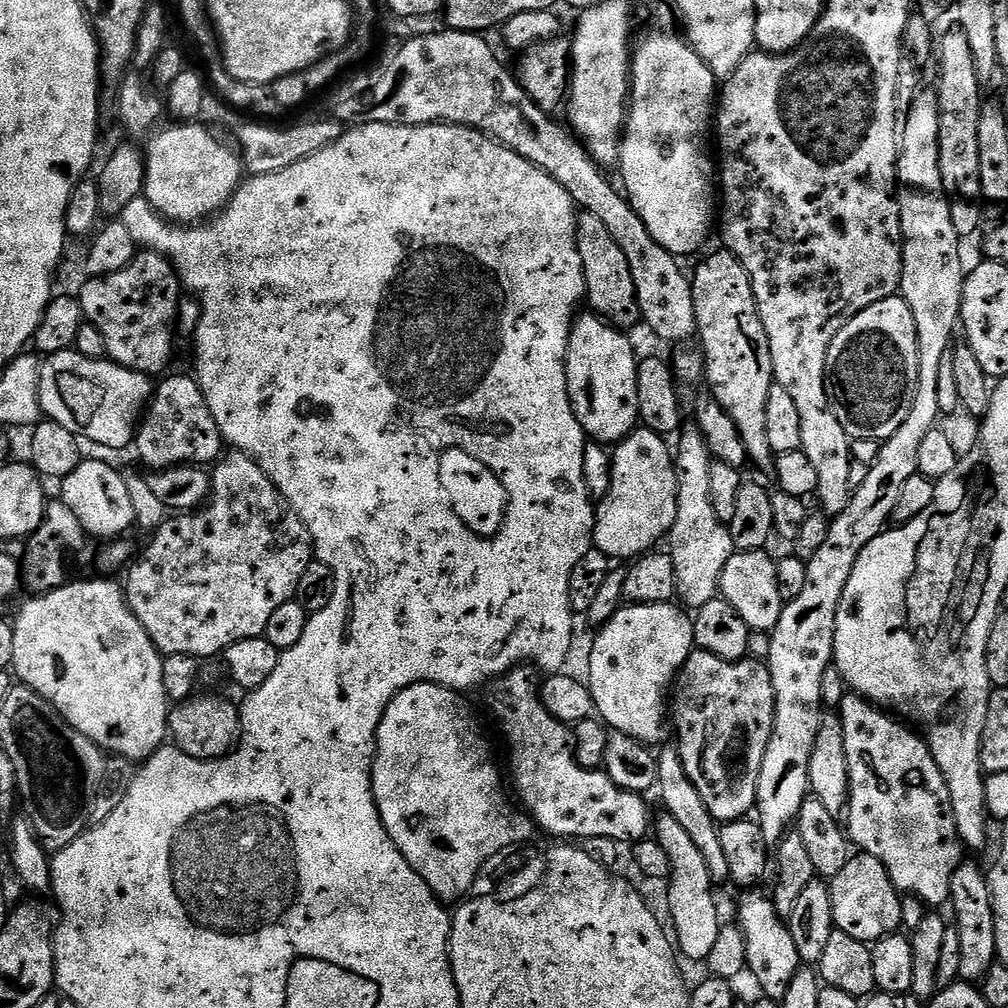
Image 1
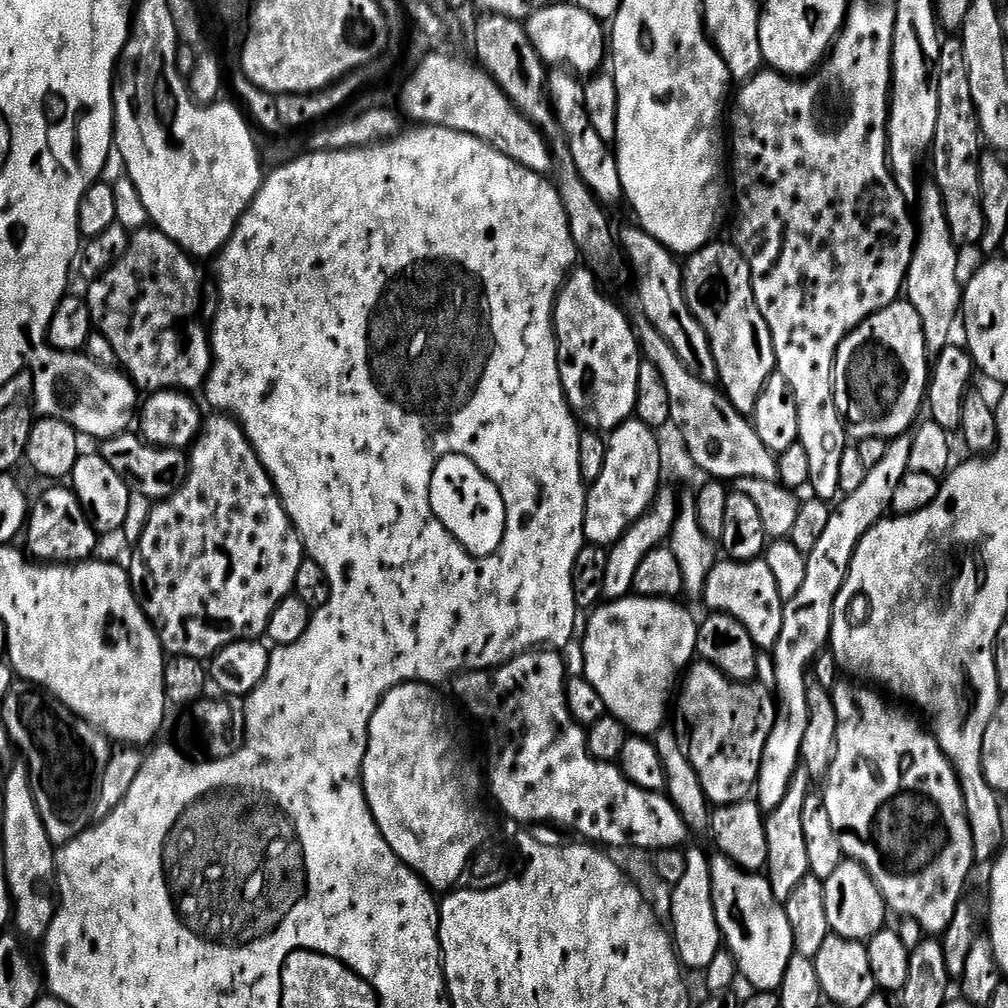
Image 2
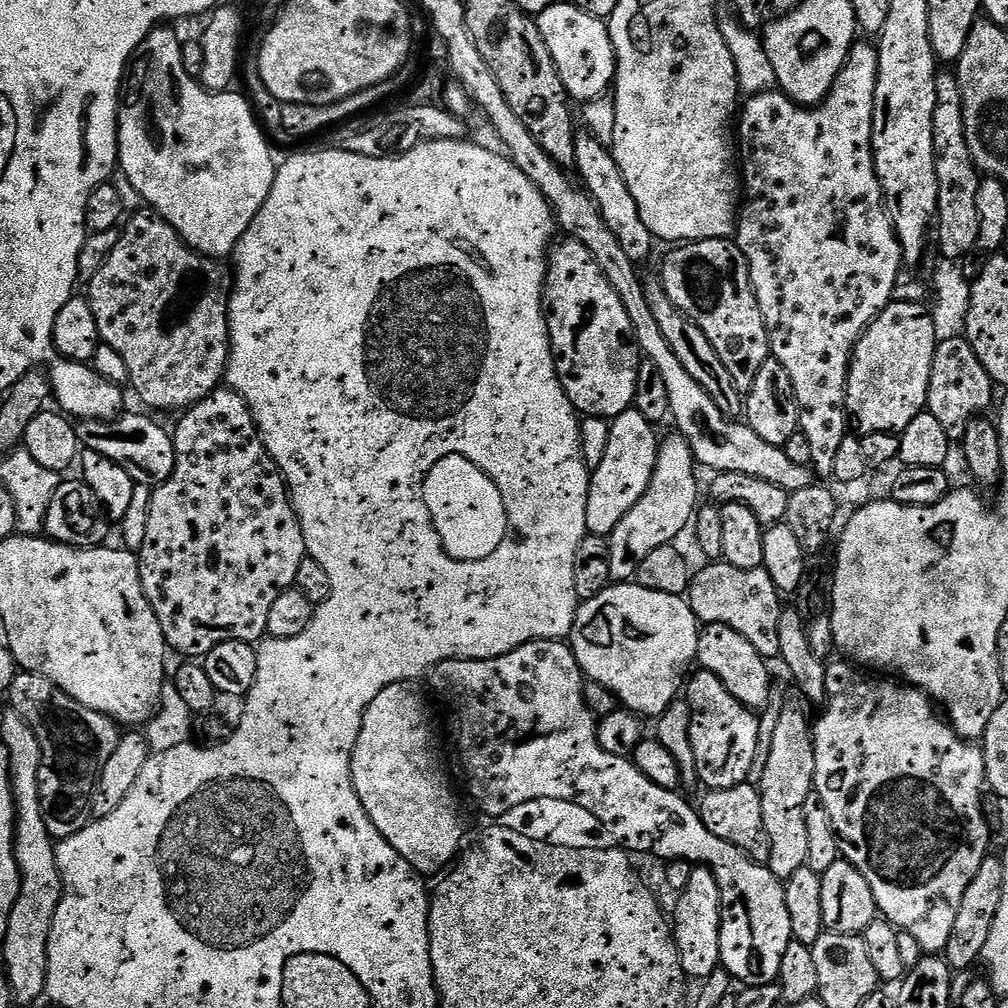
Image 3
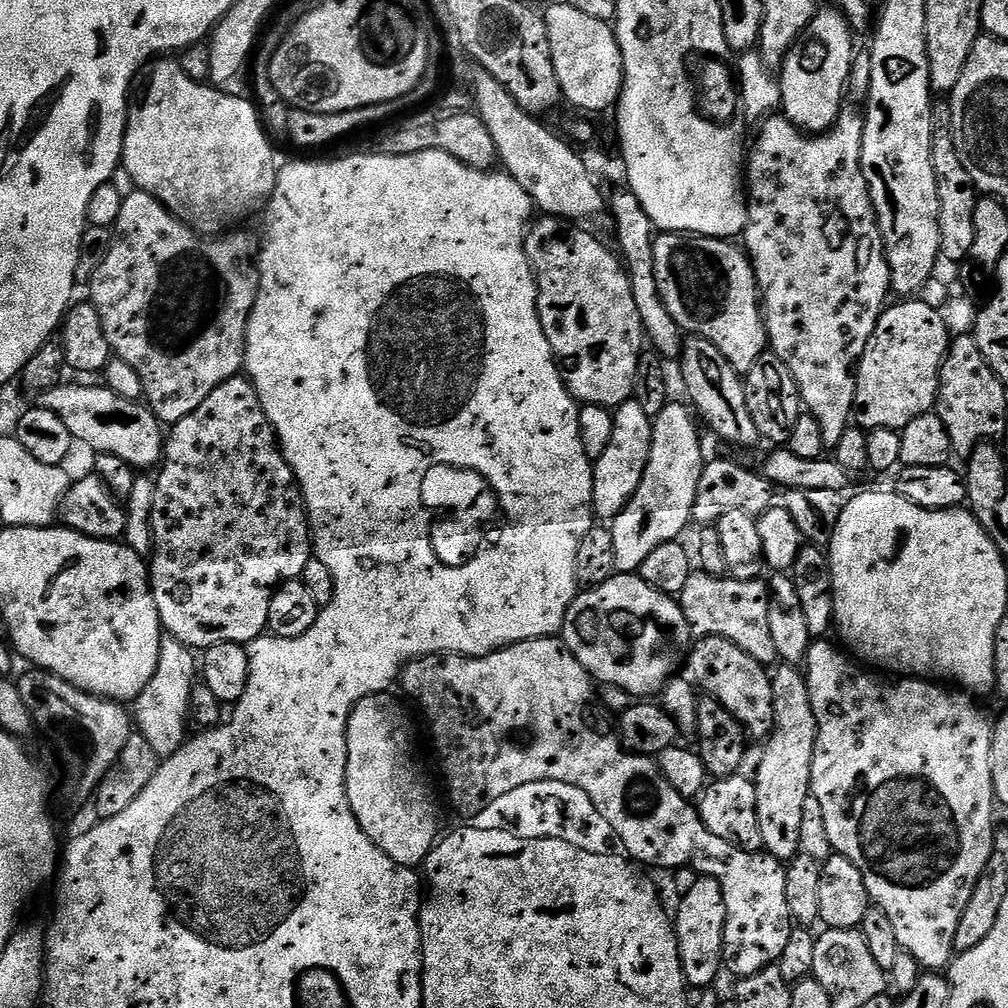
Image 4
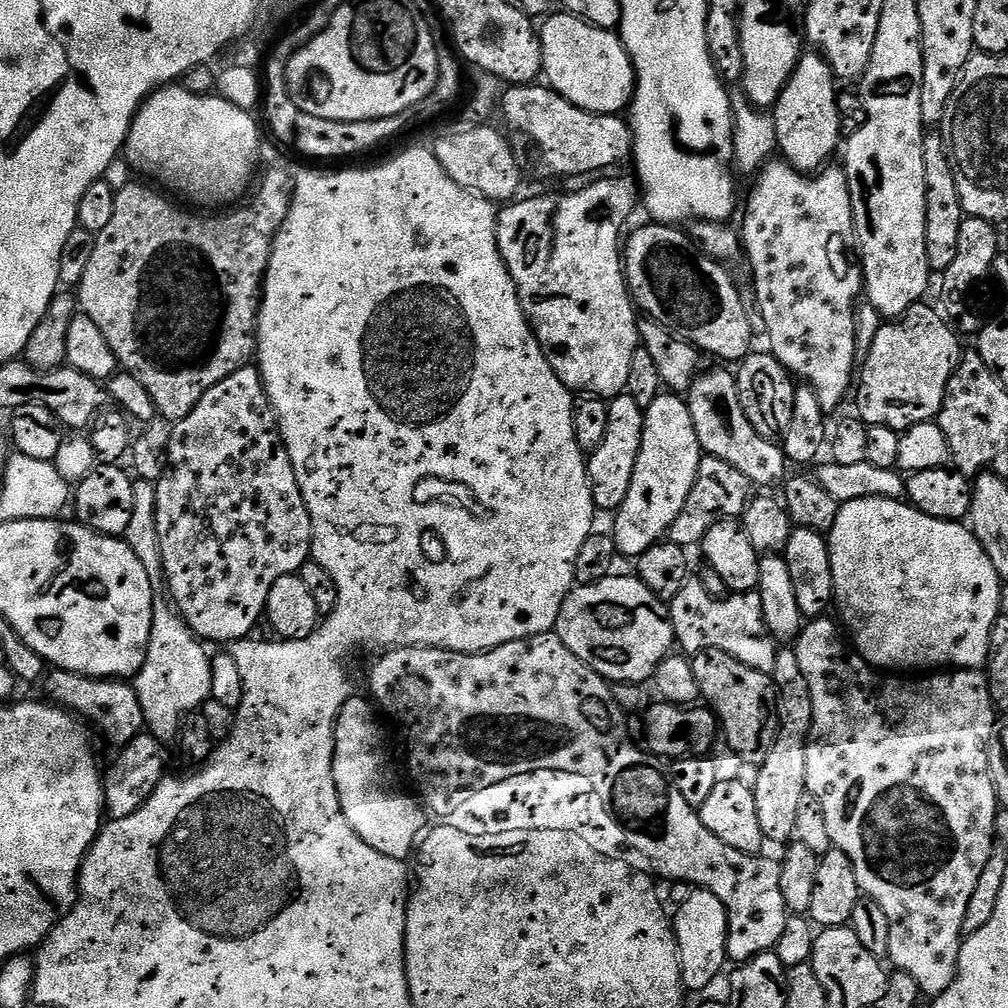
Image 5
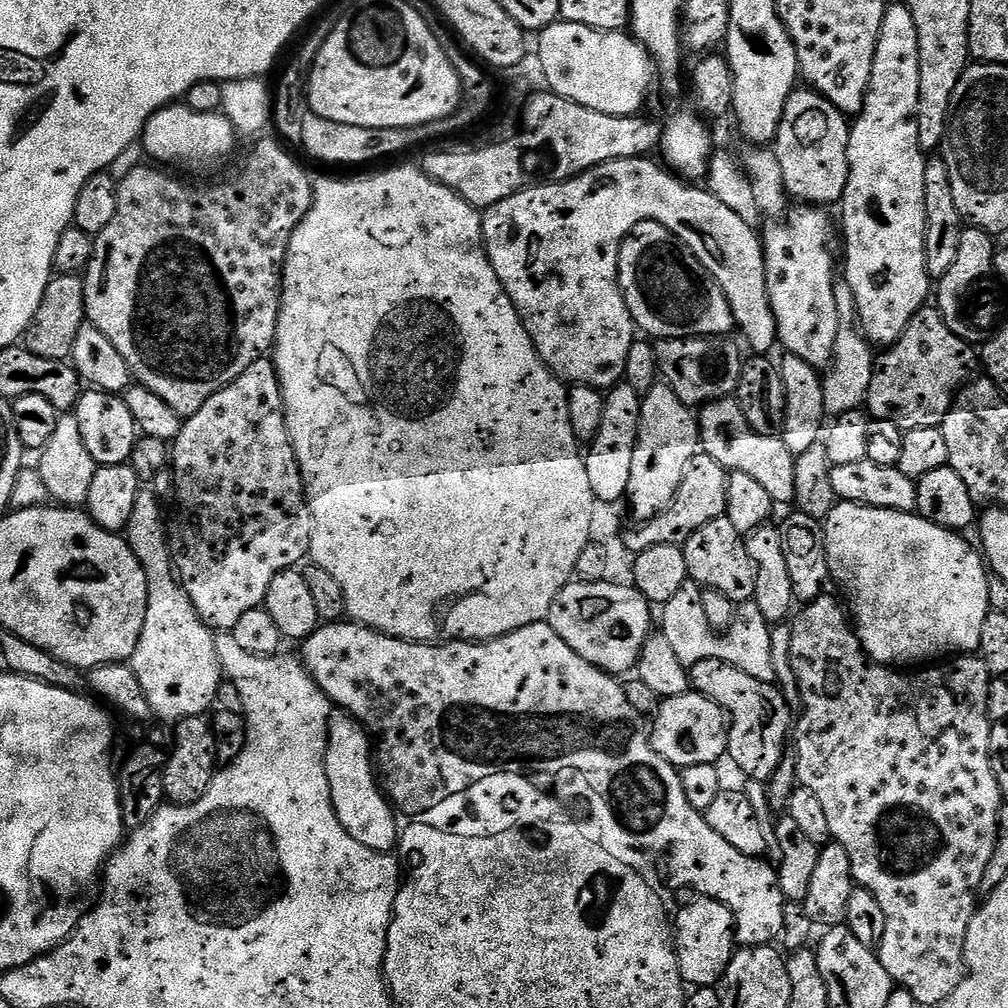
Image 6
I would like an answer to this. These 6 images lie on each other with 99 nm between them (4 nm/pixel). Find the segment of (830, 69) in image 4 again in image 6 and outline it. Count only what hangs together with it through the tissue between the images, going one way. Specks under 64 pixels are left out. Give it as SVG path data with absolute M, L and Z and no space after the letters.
M807 86L797 87L790 94L784 107L782 122L776 131L774 151L782 166L782 178L789 197L798 199L808 206L829 206L843 201L844 187L848 181L848 133L849 121L843 112L837 110L826 97L813 92Z

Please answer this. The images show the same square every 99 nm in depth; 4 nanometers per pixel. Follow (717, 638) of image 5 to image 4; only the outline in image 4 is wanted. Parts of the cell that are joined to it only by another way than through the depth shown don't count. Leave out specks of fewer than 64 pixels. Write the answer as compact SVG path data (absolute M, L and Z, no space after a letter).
M693 570L690 578L686 578L686 586L682 586L678 599L693 637L726 638L734 642L734 646L746 650L746 654L759 664L772 666L777 663L774 637L770 634L768 586L763 579L735 580L727 574L711 576L701 570Z

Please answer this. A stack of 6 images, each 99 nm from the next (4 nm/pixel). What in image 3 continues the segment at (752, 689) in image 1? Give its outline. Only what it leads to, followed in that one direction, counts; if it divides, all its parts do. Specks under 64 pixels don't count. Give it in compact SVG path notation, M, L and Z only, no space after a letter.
M703 670L697 673L686 684L686 699L692 715L690 746L694 750L697 781L701 785L704 783L703 787L708 790L730 790L730 786L747 784L752 767L754 772L758 764L758 740L762 733L760 720L756 717L759 715L738 702L714 674Z

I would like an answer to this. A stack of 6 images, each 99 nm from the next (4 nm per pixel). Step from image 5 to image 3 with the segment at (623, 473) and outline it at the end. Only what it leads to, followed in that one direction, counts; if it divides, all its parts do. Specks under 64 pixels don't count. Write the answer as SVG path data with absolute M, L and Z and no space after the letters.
M635 407L627 408L621 416L617 416L610 424L610 442L606 445L606 455L602 462L591 473L588 482L588 501L586 502L586 526L589 536L611 537L613 530L634 510L638 498L646 494L646 486L650 486L650 478L654 474L656 459L660 453L660 440L656 436L657 429L642 414L636 412Z

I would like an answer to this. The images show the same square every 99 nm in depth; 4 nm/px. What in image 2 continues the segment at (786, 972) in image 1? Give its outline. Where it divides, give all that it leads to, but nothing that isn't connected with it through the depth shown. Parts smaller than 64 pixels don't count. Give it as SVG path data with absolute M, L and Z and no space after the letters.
M719 854L711 857L712 865L712 897L716 907L716 917L720 927L722 944L736 960L737 973L756 992L776 992L782 986L786 966L789 965L796 947L794 946L794 930L790 930L790 918L786 918L786 910L782 901L774 898L774 890L770 890L767 875L754 872L743 872L734 862L730 862Z

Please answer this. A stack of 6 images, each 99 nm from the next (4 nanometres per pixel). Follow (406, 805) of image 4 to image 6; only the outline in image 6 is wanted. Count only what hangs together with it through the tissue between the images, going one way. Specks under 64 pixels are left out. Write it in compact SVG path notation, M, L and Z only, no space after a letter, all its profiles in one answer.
M336 710L332 713L328 722L328 749L324 765L338 822L342 822L350 838L375 852L391 853L396 844L397 813L384 795L374 771L373 741L364 725L349 712Z

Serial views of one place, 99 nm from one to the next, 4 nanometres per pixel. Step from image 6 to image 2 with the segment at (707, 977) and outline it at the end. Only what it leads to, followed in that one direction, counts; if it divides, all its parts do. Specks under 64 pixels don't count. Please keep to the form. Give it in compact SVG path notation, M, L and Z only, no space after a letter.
M700 848L687 849L686 875L671 889L672 892L672 924L670 935L676 945L676 954L685 969L708 969L715 954L722 950L722 937L716 907L712 897L712 865L709 853Z

